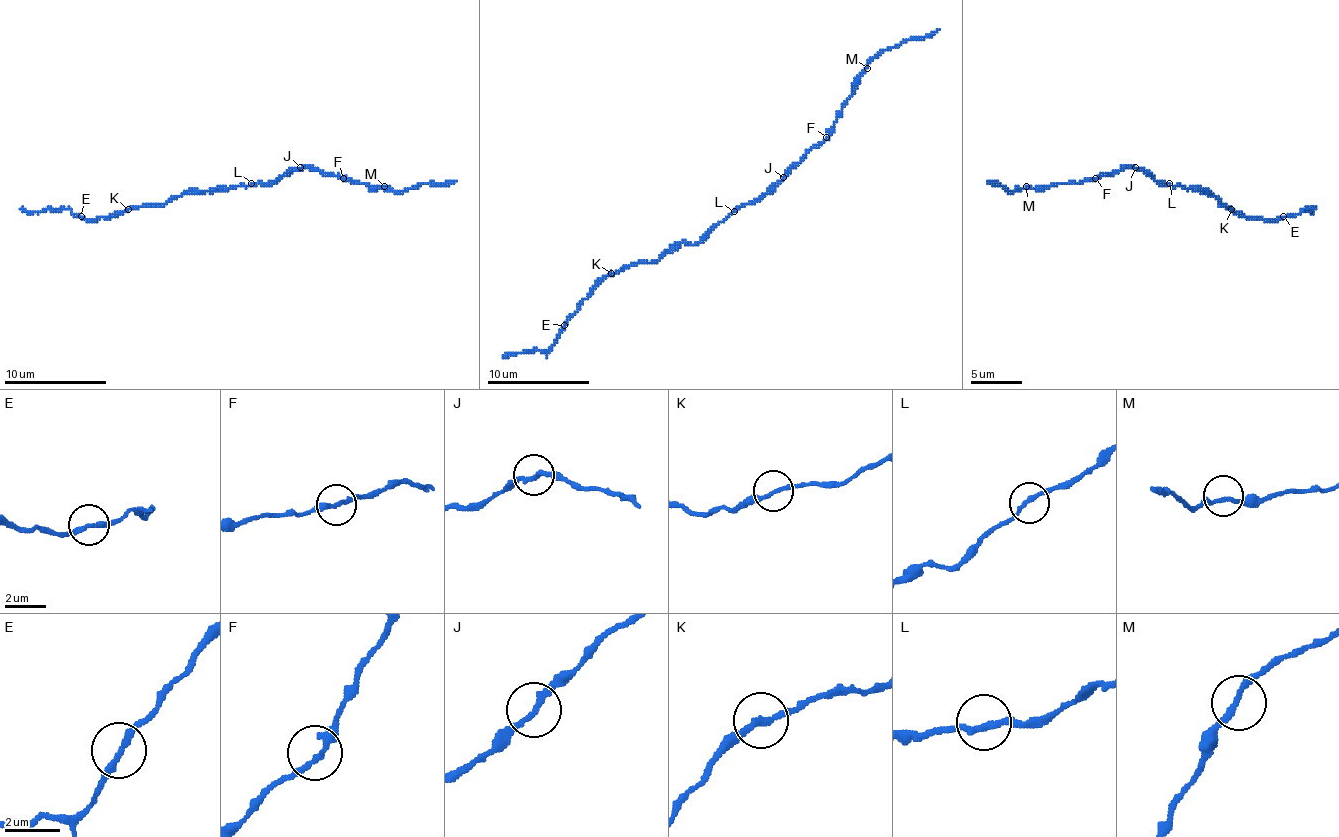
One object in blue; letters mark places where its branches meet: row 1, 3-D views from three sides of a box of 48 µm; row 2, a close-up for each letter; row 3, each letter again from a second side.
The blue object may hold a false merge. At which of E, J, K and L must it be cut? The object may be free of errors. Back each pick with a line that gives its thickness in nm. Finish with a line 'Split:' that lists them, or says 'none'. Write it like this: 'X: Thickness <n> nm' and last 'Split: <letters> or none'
Split: none

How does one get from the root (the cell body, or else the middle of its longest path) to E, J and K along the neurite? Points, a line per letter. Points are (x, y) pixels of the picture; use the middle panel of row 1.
E: (734, 211), (693, 245), (675, 242), (657, 260), (631, 263), (611, 273), (564, 324)
J: (734, 211), (760, 201), (783, 178)
K: (734, 211), (693, 245), (675, 242), (657, 260), (631, 263), (611, 273)

